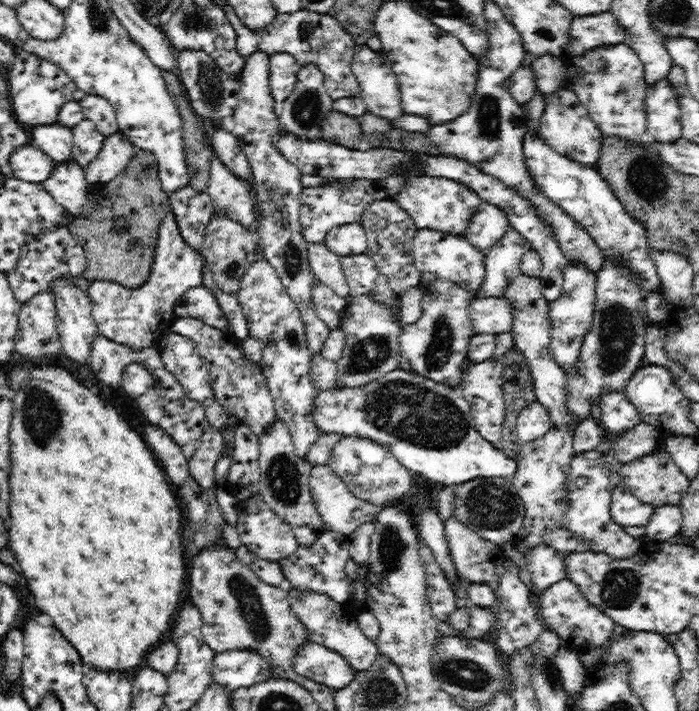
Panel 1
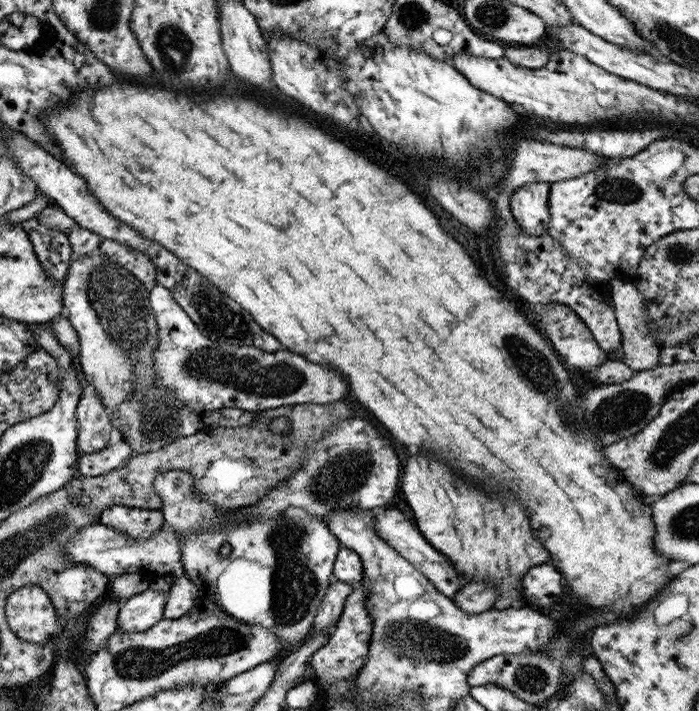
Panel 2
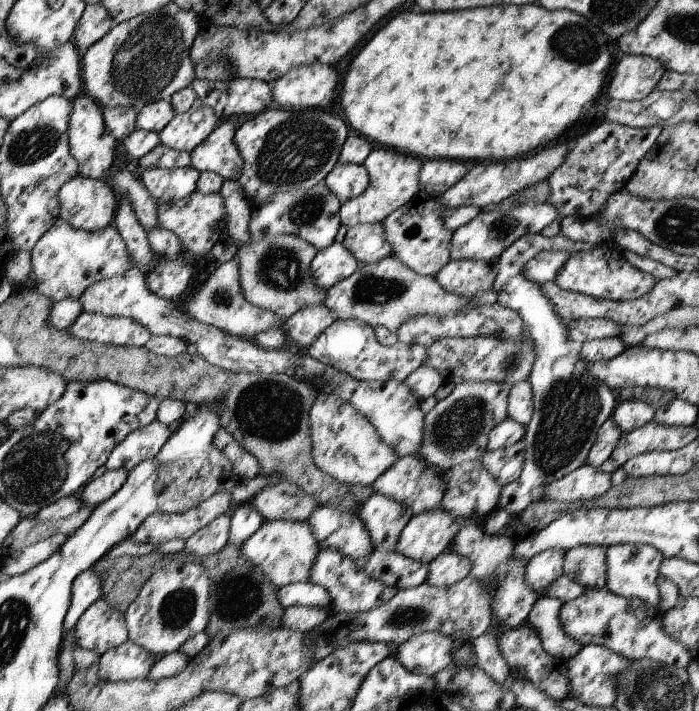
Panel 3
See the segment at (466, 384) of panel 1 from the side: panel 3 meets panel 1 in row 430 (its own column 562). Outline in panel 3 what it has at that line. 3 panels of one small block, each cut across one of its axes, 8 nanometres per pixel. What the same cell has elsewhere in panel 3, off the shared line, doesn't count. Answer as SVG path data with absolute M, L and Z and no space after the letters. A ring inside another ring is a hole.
M586 463L560 480L550 483L544 499L582 504L584 500L602 496L613 485L610 475Z

